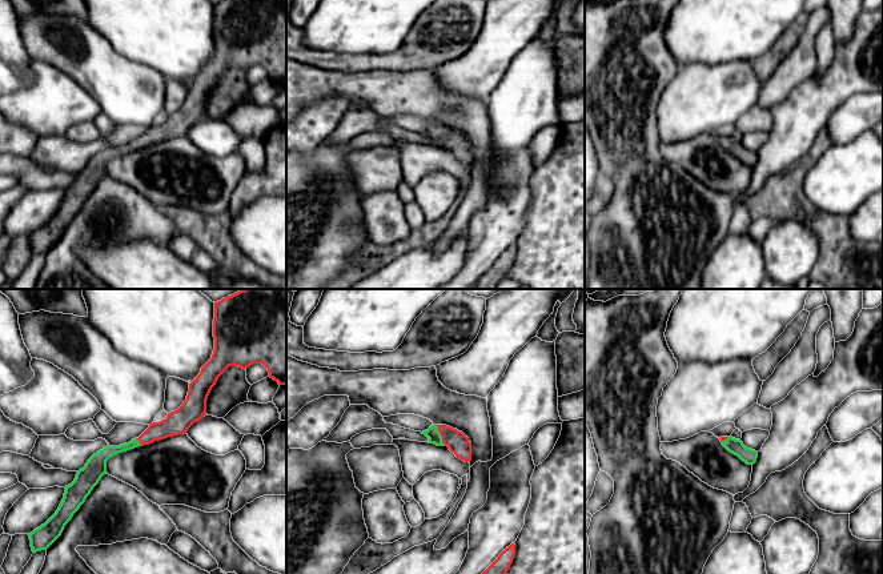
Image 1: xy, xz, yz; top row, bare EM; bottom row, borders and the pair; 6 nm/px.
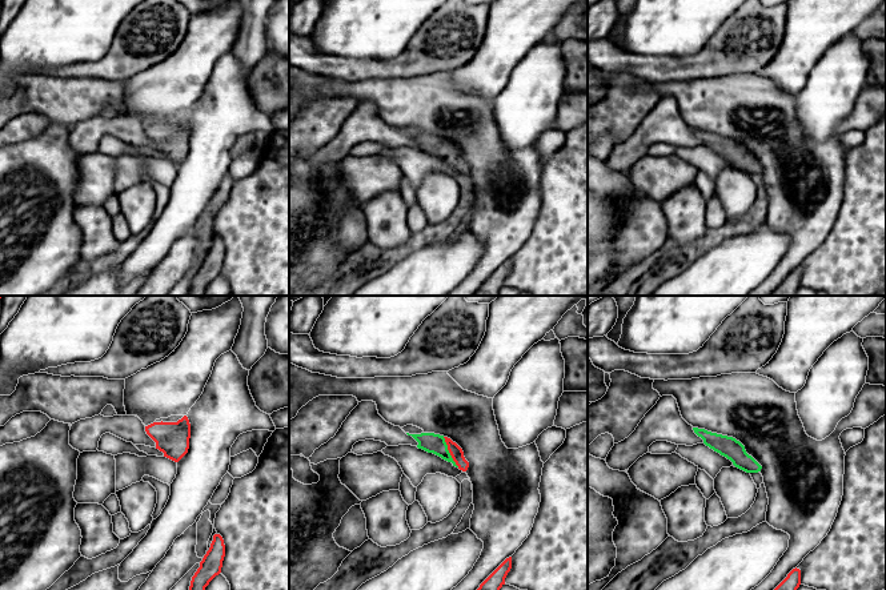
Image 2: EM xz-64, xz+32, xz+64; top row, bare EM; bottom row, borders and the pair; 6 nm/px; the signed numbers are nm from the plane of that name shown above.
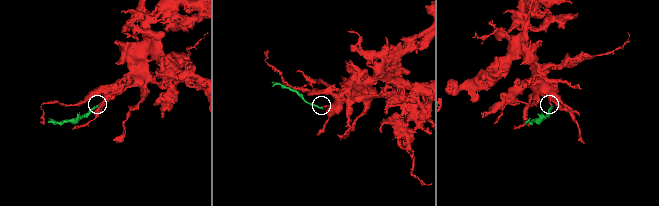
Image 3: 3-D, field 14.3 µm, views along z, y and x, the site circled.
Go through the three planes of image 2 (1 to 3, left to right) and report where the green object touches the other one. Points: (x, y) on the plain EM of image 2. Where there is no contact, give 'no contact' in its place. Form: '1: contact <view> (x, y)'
1: no contact
2: contact xz+32 (449, 153)
3: no contact

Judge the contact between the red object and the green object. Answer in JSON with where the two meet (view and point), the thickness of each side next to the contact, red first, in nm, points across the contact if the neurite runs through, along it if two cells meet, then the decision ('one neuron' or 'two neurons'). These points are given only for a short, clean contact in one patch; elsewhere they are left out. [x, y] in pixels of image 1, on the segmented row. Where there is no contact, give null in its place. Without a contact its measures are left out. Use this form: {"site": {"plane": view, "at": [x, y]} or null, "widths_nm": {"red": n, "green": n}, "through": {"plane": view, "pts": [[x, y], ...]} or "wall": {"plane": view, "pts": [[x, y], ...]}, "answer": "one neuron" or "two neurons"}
{"site": {"plane": "xz", "at": [440, 433]}, "widths_nm": {"red": 130, "green": 80}, "through": {"plane": "xz", "pts": [[457, 442], [440, 433], [432, 433]]}, "answer": "one neuron"}

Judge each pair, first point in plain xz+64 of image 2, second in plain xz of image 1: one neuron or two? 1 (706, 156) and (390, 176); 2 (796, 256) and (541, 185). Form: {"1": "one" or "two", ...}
{"1": "two", "2": "two"}

